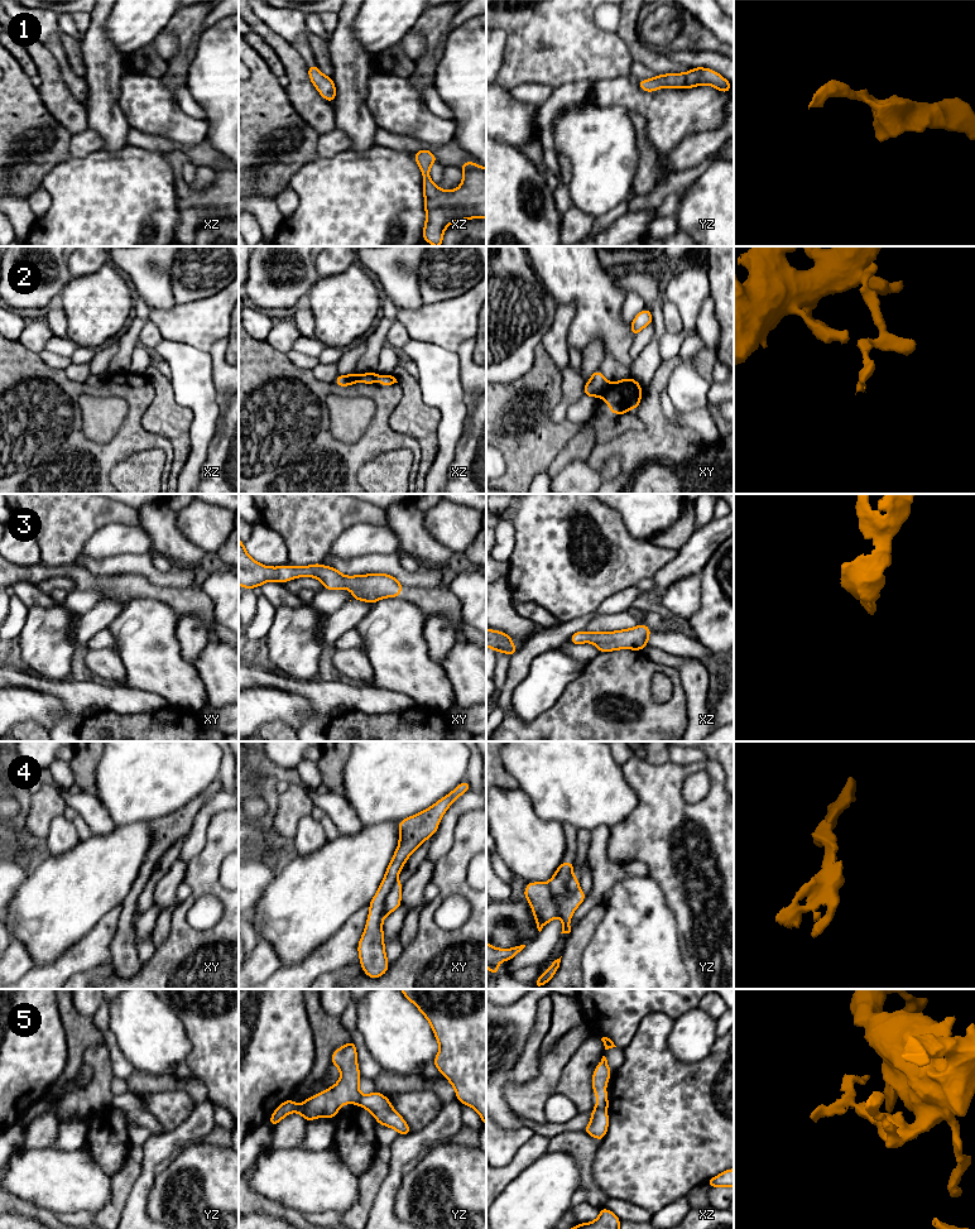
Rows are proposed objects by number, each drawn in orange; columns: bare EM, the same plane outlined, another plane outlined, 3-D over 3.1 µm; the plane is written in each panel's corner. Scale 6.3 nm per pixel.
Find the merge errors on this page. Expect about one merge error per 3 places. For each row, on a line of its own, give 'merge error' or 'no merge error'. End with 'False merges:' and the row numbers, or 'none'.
1: no merge error
2: merge error
3: no merge error
4: merge error
5: merge error
False merges: 2, 4, 5

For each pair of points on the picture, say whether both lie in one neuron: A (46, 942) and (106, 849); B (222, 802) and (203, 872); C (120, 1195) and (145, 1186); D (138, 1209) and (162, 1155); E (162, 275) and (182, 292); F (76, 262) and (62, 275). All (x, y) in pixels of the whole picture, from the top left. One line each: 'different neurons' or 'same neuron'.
A: same neuron
B: different neurons
C: different neurons
D: same neuron
E: different neurons
F: different neurons

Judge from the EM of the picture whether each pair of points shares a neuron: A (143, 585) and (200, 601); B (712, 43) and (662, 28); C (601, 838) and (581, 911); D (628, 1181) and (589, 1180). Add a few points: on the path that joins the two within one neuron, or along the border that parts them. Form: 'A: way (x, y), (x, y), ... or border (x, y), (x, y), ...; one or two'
A: way (157, 593), (186, 601); one
B: way (700, 38), (675, 33); one
C: way (600, 855), (600, 888), (598, 893); one
D: border (596, 1151), (592, 1176), (595, 1182), (609, 1196); two

